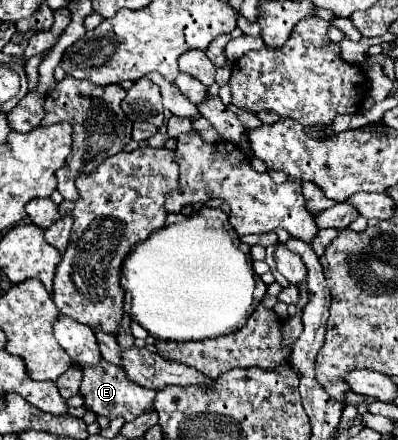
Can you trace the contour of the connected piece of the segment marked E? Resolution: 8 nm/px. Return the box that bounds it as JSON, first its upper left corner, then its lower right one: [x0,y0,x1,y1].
[80,359,156,421]

